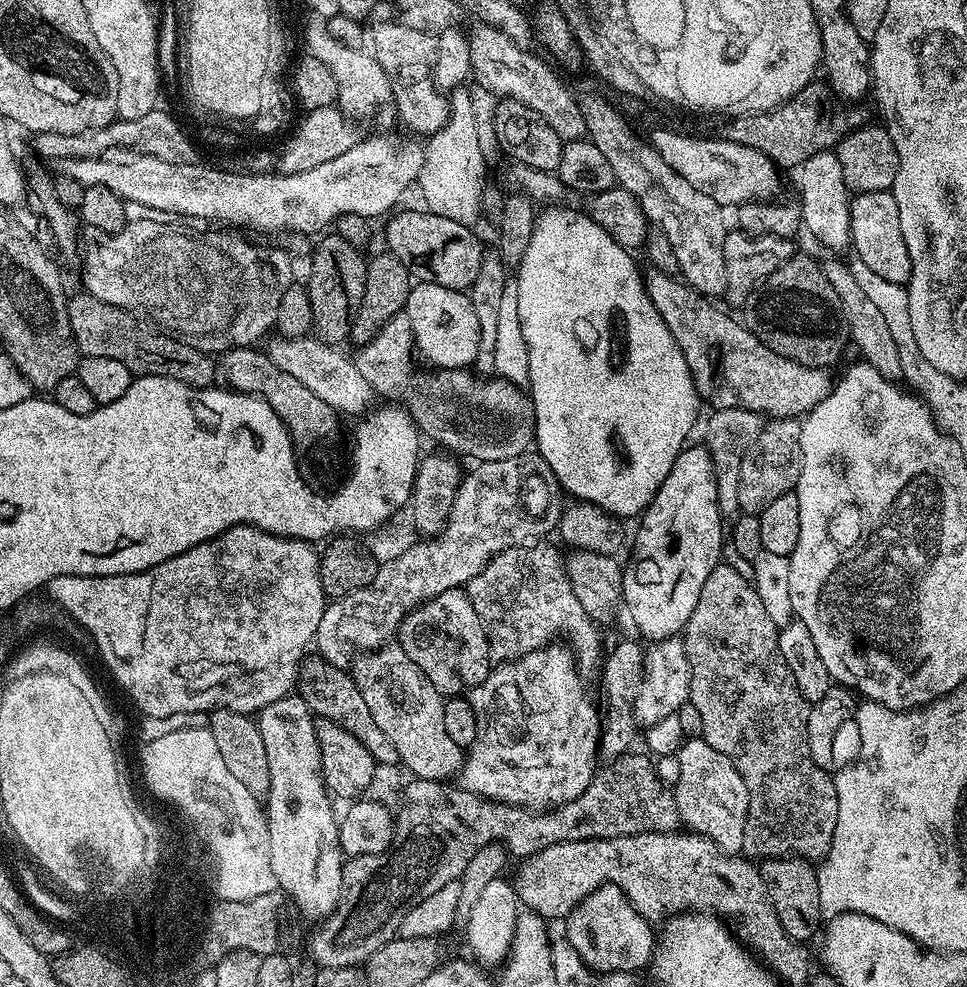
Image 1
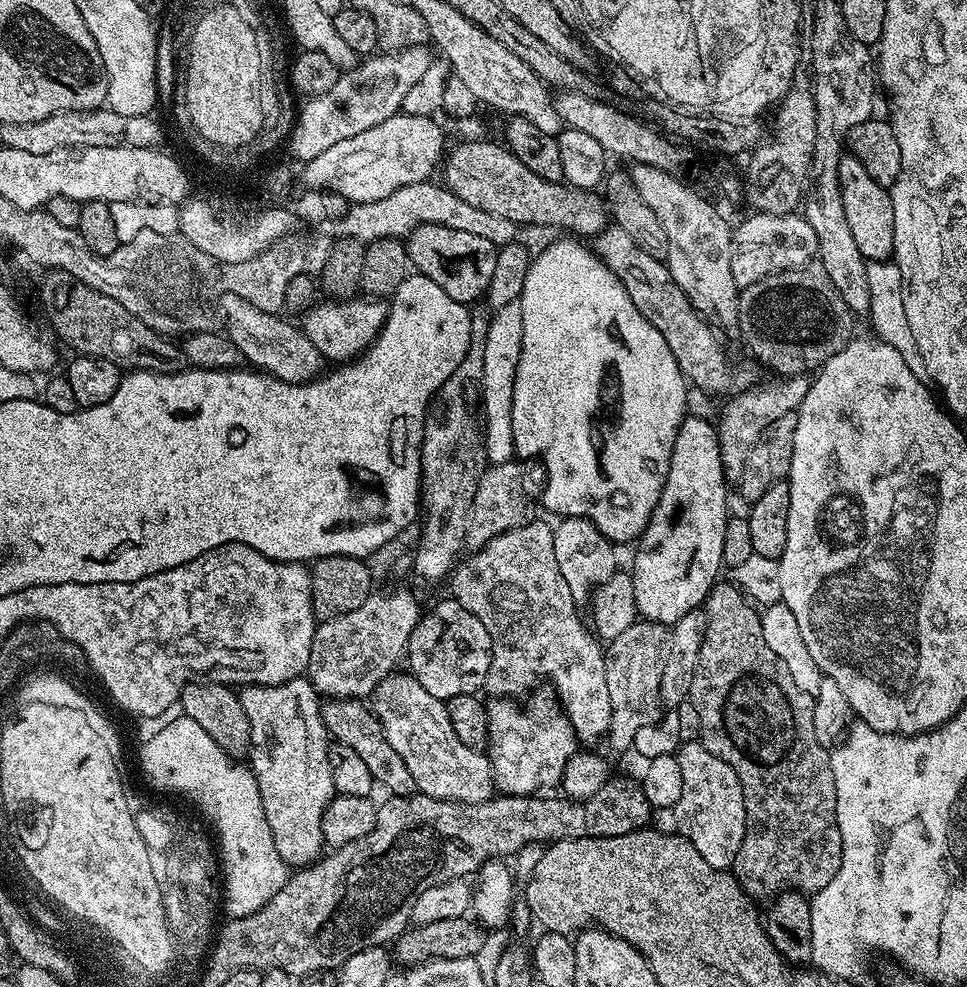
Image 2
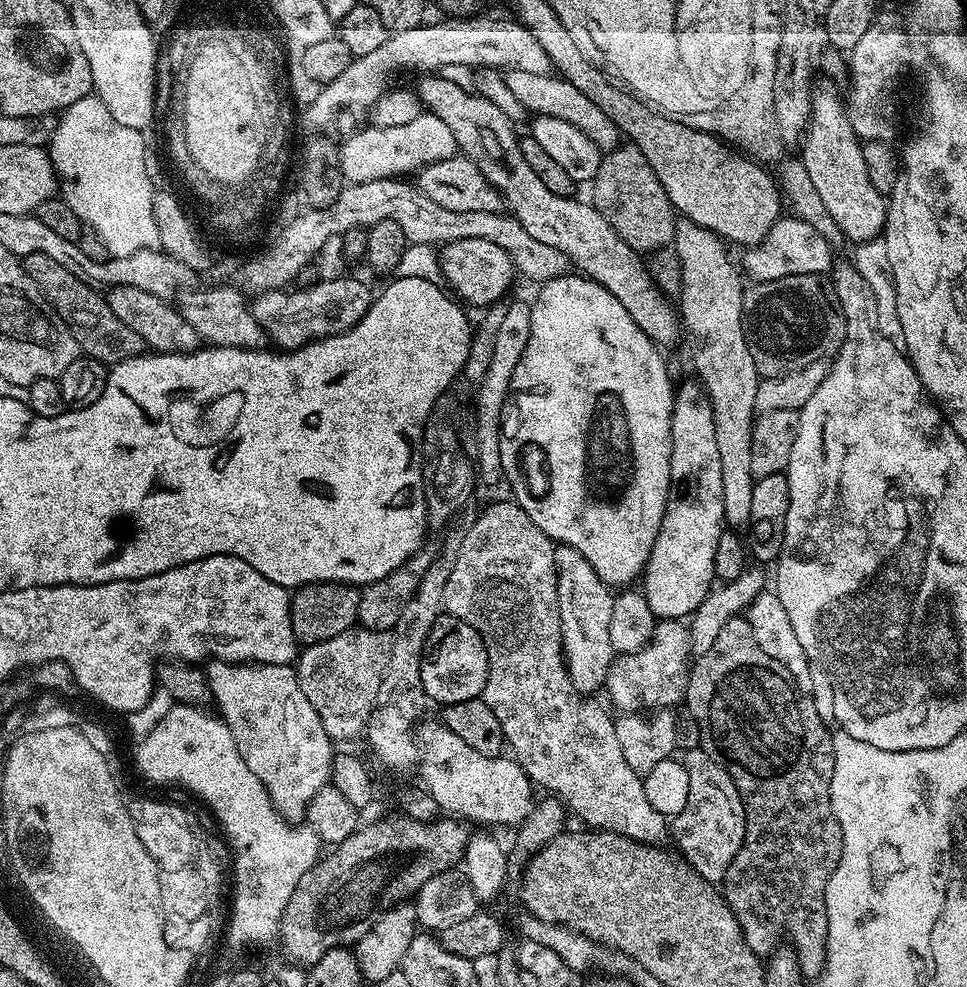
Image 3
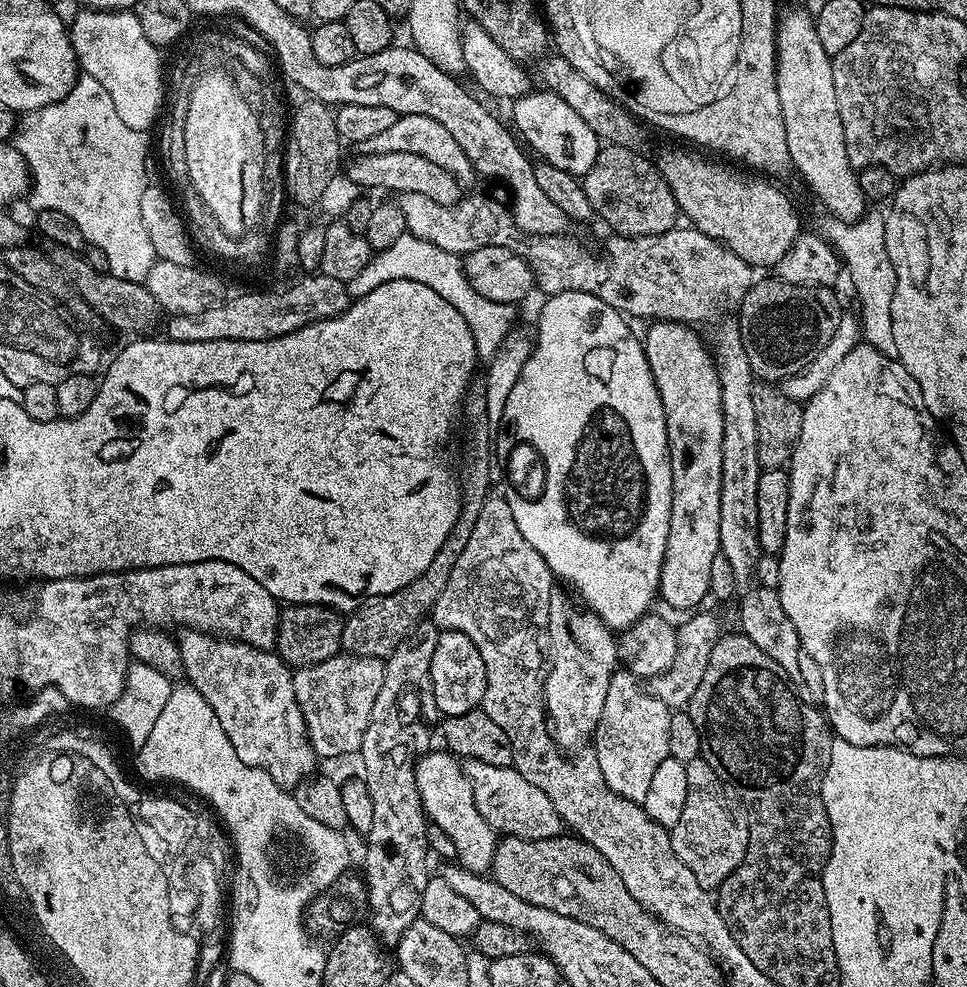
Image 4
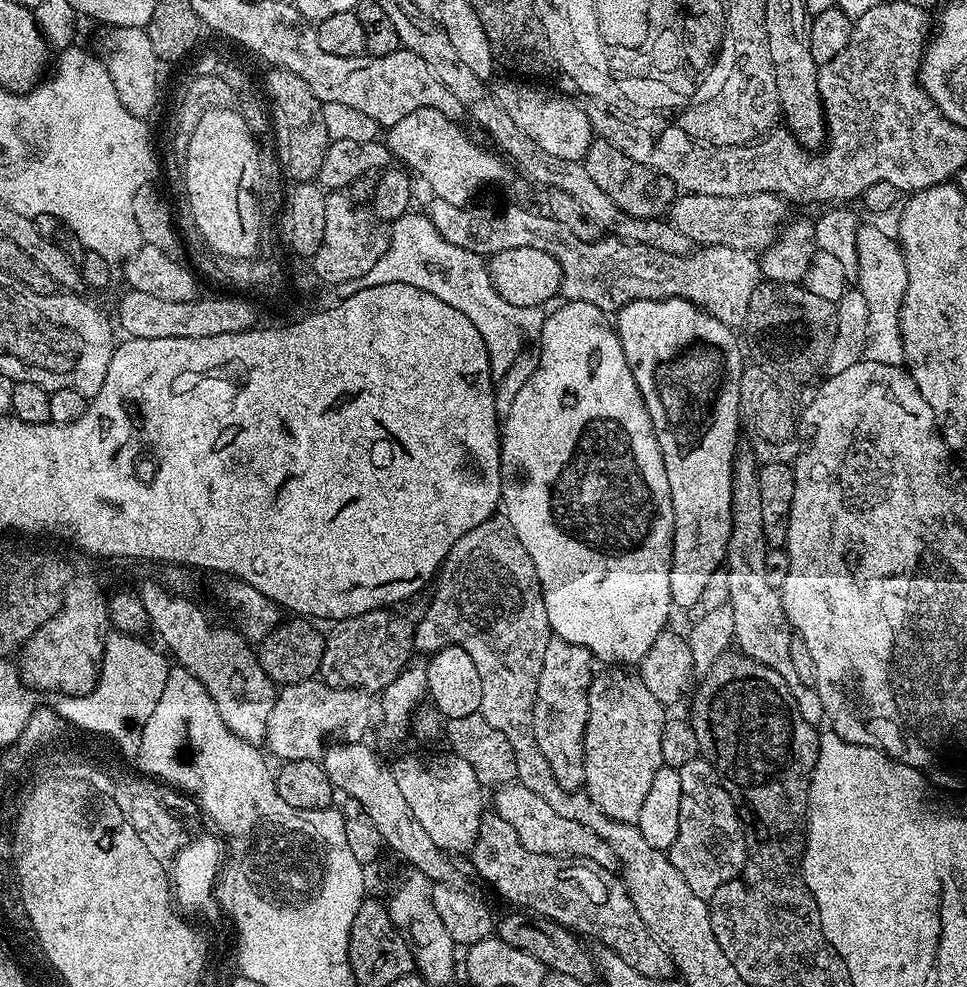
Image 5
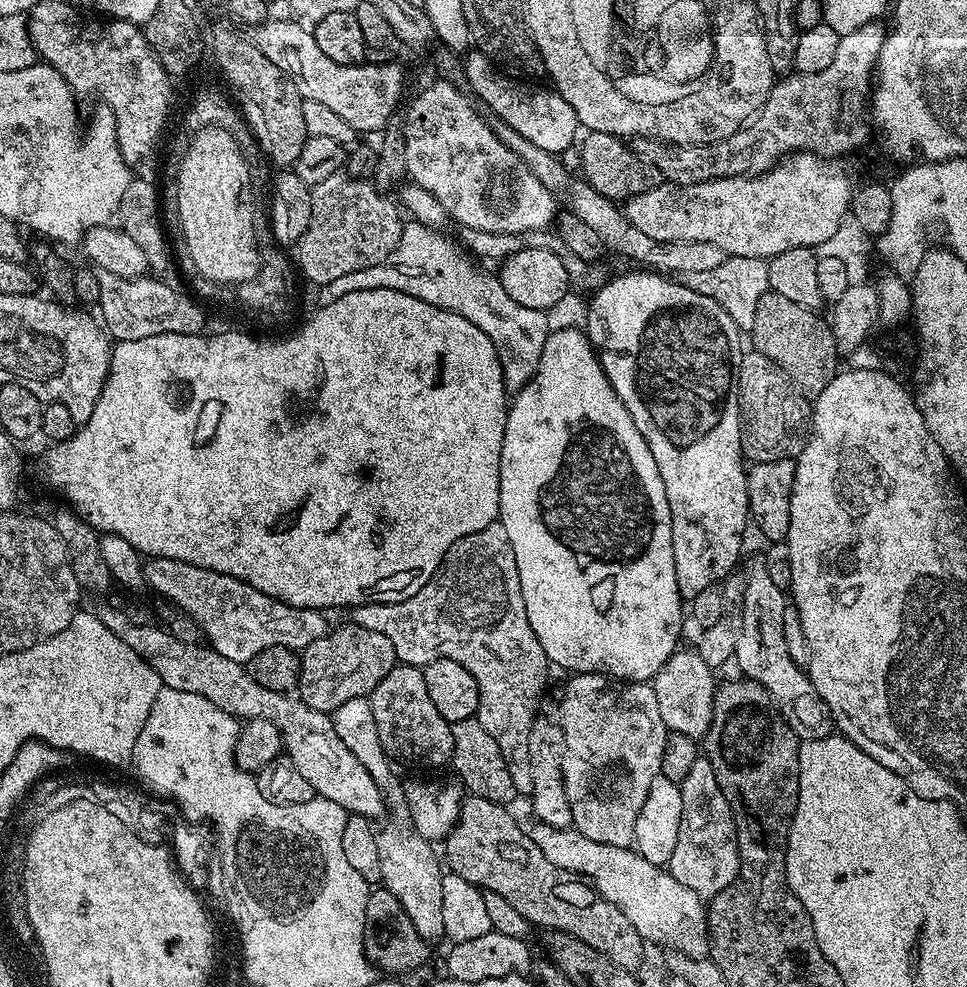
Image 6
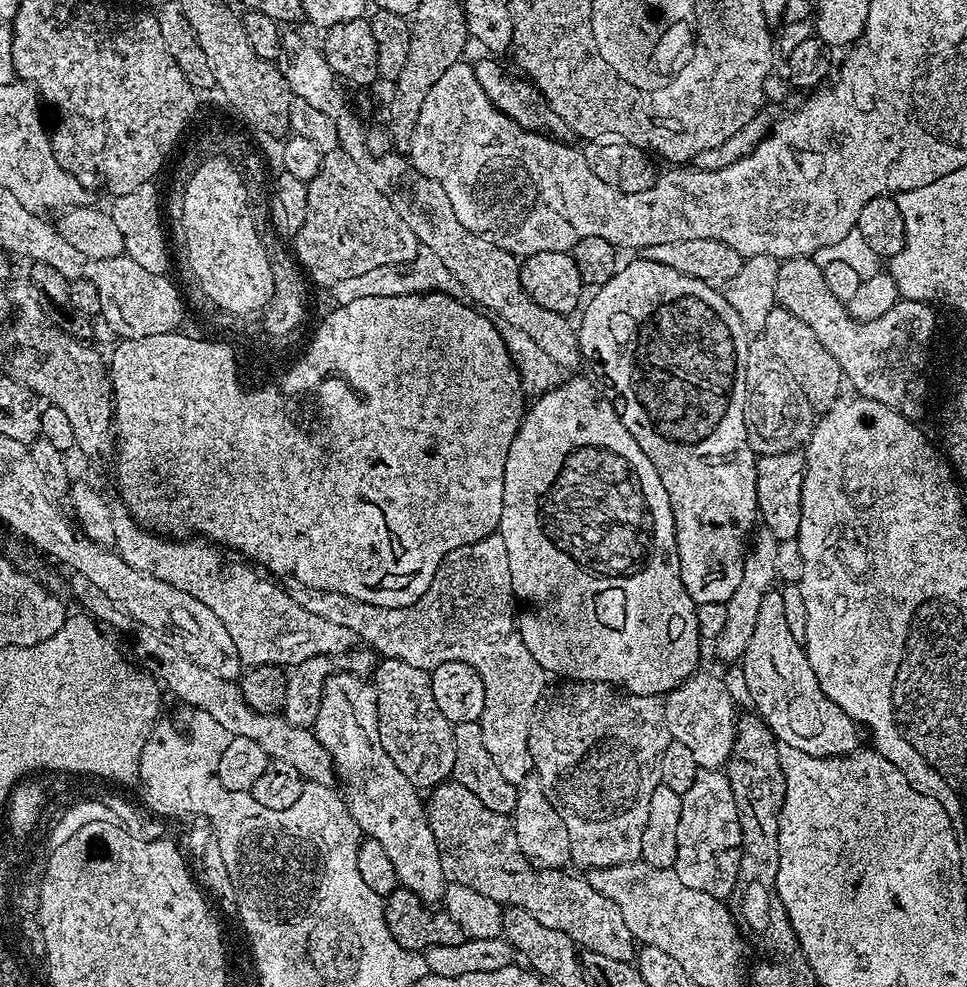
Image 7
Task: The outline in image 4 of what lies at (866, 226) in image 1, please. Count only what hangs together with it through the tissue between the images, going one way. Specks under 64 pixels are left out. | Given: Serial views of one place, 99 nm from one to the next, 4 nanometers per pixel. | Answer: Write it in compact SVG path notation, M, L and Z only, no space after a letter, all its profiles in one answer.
M803 6L797 8L788 8L784 13L779 13L776 22L776 85L778 86L778 102L782 106L782 122L786 126L786 146L790 150L790 158L792 159L791 167L800 171L802 179L808 183L810 191L816 195L815 199L823 205L825 212L832 213L844 221L858 220L866 212L866 201L862 194L862 186L857 169L853 168L848 155L846 154L846 144L842 138L842 118L838 114L838 94L834 94L834 70L832 69L832 57L826 54L826 50L822 50L822 42L818 38L818 30L813 13L809 12Z

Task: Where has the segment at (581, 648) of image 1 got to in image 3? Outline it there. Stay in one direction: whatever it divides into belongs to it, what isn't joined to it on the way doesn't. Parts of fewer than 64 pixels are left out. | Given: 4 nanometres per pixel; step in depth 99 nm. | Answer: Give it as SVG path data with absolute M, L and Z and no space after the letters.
M507 499L490 505L469 528L466 528L464 540L460 543L460 549L456 551L456 561L450 570L450 578L446 582L446 590L444 591L443 611L454 618L462 618L462 622L470 622L470 626L474 626L474 630L478 630L478 634L484 640L486 654L488 655L488 681L484 687L482 699L486 702L486 706L490 706L490 710L494 710L494 715L496 715L498 722L502 726L502 734L507 747L510 752L512 748L513 753L511 752L511 755L516 763L520 765L521 770L528 775L528 779L532 781L537 789L545 788L543 790L545 793L554 795L562 801L563 807L572 816L573 814L576 815L584 823L581 825L601 832L616 832L617 835L637 840L640 844L663 845L665 843L663 840L667 841L670 836L669 821L662 813L650 806L649 799L646 798L646 793L643 790L643 779L626 762L626 758L622 756L622 746L618 746L616 721L613 713L607 707L604 709L596 701L596 698L585 698L581 693L577 692L572 687L568 677L568 667L564 665L562 626L560 625L560 615L558 614L556 548L554 547L554 541L545 532L538 530L538 526L534 526L530 514L526 514L526 510L522 510L522 506L516 503L515 499Z

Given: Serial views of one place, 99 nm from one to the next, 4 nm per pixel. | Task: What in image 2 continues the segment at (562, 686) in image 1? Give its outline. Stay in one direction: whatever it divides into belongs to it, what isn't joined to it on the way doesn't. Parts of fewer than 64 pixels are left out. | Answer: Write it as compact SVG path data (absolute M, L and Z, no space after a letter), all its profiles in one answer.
M555 695L527 697L528 705L519 708L512 698L492 698L488 706L488 743L486 755L492 763L492 783L501 793L509 796L530 796L554 789L561 783L570 758L578 751L576 731L564 715Z

